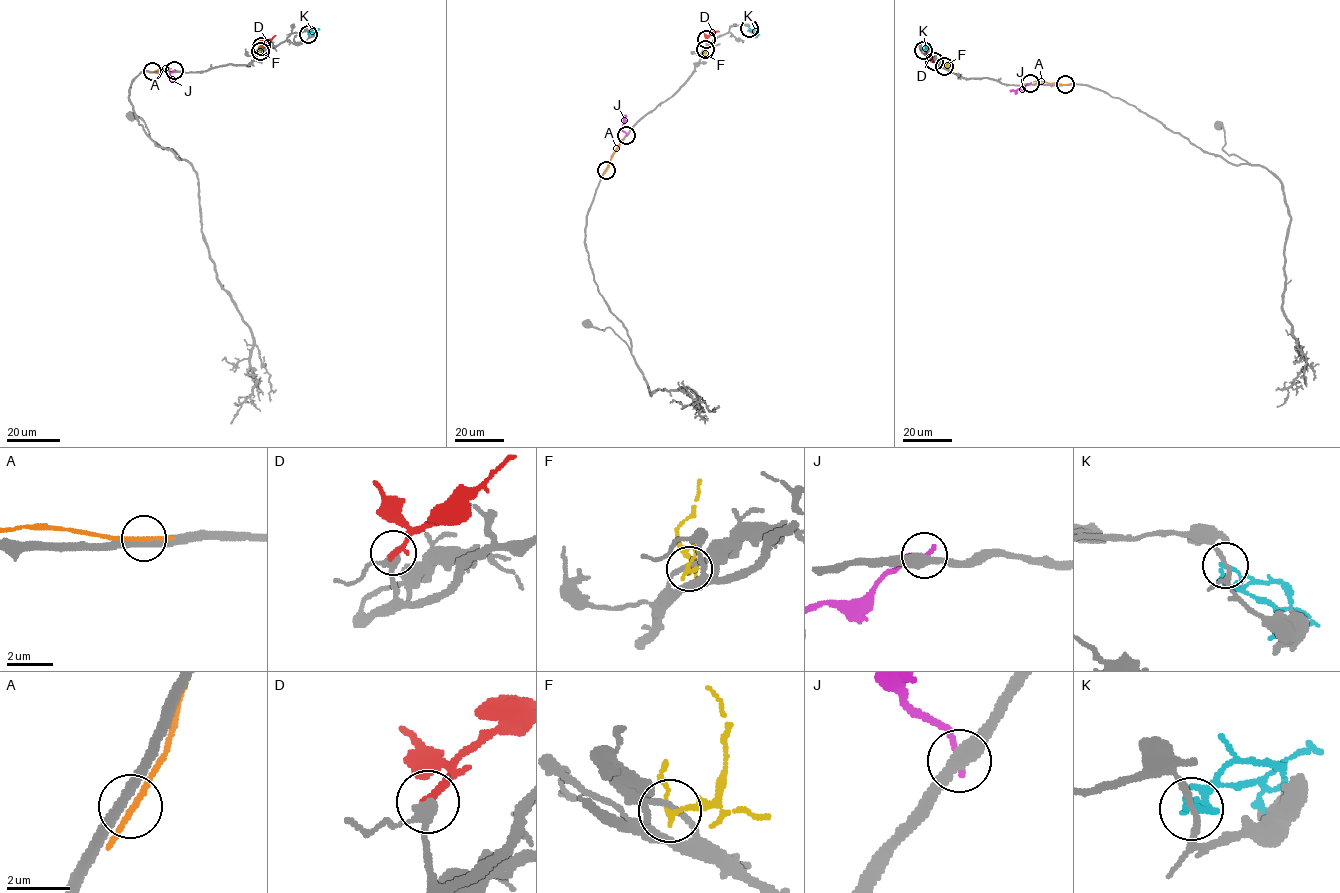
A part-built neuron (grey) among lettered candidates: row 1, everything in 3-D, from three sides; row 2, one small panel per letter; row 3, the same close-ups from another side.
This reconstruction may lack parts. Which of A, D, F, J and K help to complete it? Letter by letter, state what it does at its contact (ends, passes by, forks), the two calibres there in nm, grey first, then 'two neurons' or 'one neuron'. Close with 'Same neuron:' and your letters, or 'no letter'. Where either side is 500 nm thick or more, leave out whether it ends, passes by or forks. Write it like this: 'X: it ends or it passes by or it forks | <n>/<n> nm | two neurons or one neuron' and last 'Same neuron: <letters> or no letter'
A: it passes by | 320/160 nm | two neurons
D: it ends | 320/260 nm | one neuron
F: it passes by | 180/150 nm | two neurons
J: it ends | 440/190 nm | two neurons
K: it ends | 170/240 nm | two neurons
Same neuron: D

